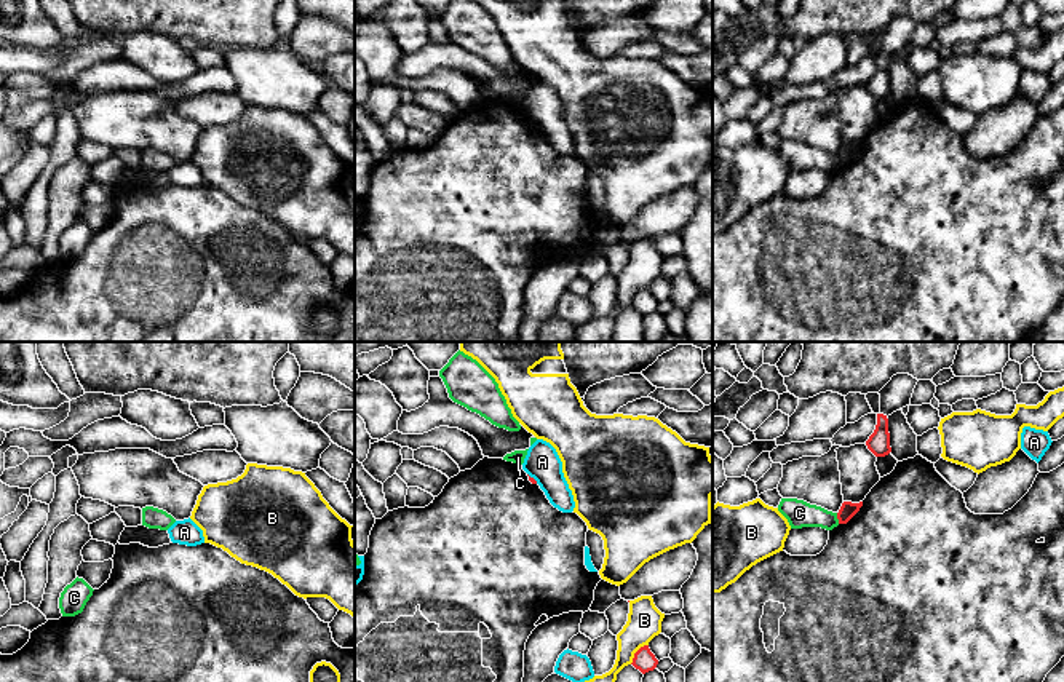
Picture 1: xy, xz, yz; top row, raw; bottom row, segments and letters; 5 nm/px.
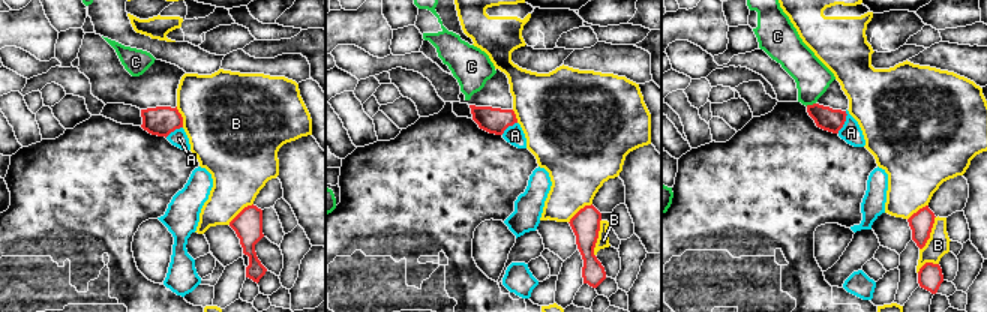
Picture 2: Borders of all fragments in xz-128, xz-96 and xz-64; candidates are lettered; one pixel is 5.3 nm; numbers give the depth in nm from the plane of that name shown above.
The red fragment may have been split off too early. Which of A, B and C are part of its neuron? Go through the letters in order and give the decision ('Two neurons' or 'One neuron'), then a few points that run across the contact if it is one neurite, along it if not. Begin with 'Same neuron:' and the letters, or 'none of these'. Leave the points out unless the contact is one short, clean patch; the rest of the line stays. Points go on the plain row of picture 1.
Same neuron: none of these
A: Two neurons
B: Two neurons
C: Two neurons. Line: yz (836, 155), (839, 165)

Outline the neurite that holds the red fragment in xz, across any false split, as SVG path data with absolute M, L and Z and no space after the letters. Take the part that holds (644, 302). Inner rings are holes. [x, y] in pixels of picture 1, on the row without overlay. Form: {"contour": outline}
{"contour": "M649 287L641 289L633 300L631 305L636 311L639 311L642 316L653 313L658 307L658 302L650 294Z"}

